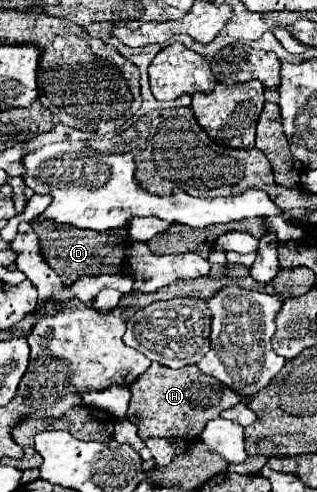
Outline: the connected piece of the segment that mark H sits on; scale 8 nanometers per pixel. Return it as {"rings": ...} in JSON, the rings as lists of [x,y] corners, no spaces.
{"rings":[[[152,363],[144,375],[140,375],[132,385],[132,401],[128,407],[128,421],[138,427],[142,439],[162,437],[162,435],[182,435],[186,441],[198,441],[202,429],[210,419],[216,419],[222,409],[234,407],[242,401],[242,395],[226,387],[214,377],[202,375],[196,365],[182,369],[168,369],[160,363]]]}

